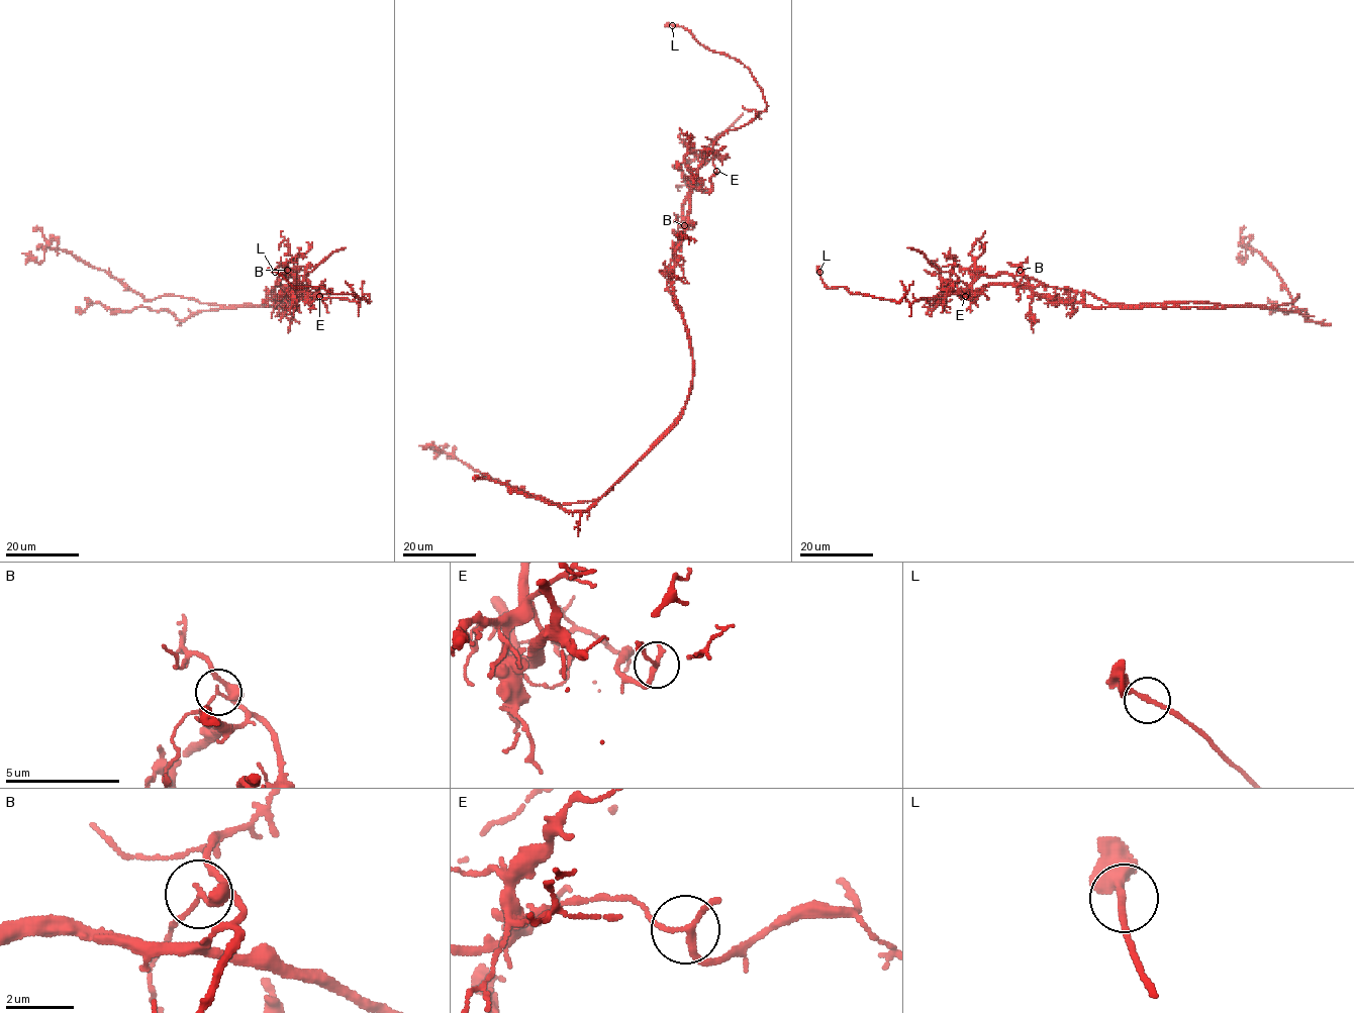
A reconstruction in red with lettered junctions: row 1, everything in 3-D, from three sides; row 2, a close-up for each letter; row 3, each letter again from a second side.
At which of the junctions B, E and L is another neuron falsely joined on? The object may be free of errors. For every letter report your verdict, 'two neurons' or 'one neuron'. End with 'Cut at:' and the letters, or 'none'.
B: one neuron
E: two neurons
L: one neuron
Cut at: E

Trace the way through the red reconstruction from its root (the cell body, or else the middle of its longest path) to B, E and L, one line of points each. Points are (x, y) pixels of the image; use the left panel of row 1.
B: (289, 307), (270, 292), (291, 274), (287, 270)
E: (289, 307), (278, 307), (274, 302), (291, 284), (297, 292), (309, 290), (316, 299), (319, 295)
L: (289, 307), (274, 302), (291, 284), (298, 294), (370, 298), (294, 288), (275, 272)

